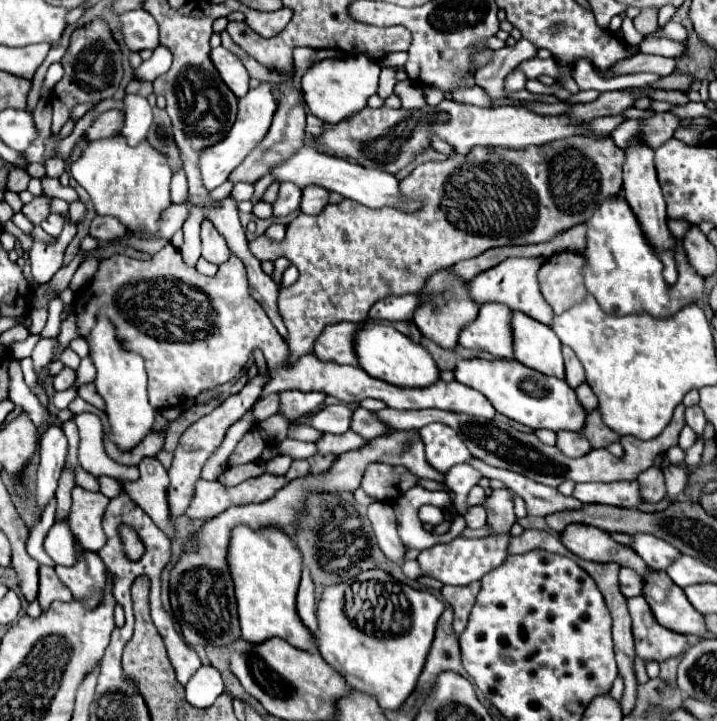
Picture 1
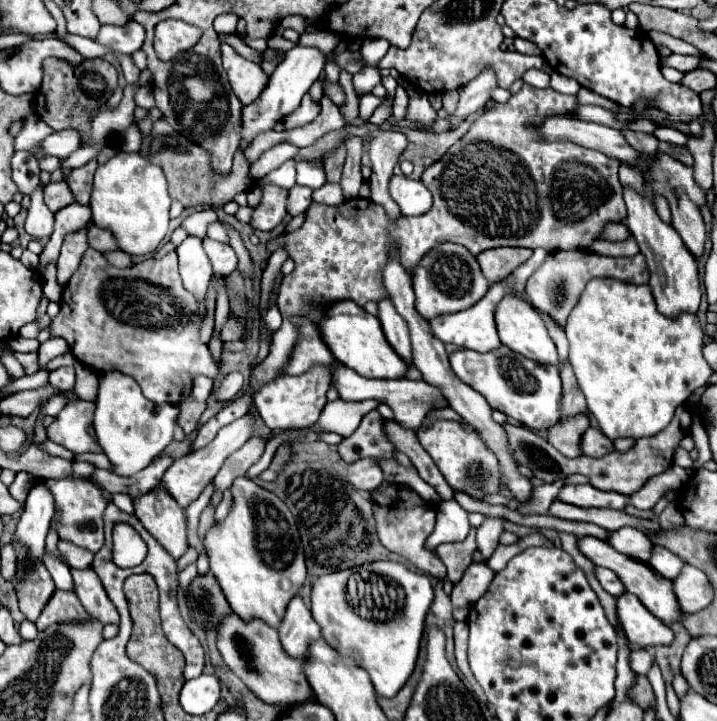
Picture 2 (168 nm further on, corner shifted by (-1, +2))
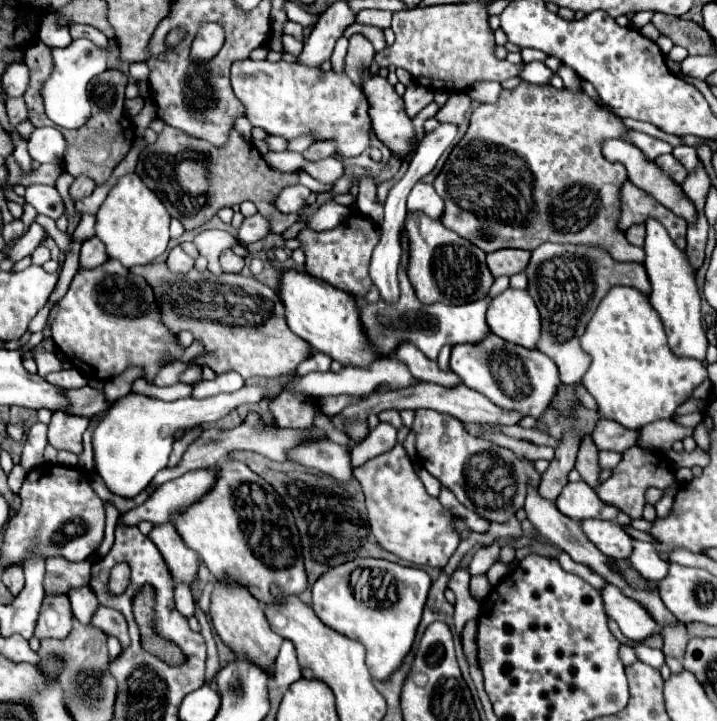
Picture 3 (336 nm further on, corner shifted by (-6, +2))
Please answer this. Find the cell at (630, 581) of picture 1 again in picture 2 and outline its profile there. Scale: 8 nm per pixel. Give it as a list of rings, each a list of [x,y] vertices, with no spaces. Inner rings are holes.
[[[595,568],[595,574],[597,574],[601,586],[603,586],[611,596],[617,598],[617,596],[621,596],[621,594],[627,592],[625,586],[623,586],[623,582],[621,582],[613,572],[609,572],[607,568]]]

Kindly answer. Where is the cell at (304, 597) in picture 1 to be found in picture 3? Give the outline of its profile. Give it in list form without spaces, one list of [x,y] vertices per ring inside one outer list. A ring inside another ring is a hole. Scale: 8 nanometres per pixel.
[[[284,640],[278,656],[276,656],[276,664],[274,664],[274,680],[278,684],[278,688],[288,690],[290,684],[294,684],[296,680],[300,680],[300,666],[296,660],[296,652],[294,646],[288,644],[288,640]]]

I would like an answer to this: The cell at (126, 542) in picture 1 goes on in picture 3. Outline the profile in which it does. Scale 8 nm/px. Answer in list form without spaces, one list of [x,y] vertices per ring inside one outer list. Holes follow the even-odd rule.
[[[120,562],[112,568],[110,572],[110,580],[108,580],[108,590],[110,594],[124,594],[124,590],[128,588],[130,584],[130,568],[126,562]]]

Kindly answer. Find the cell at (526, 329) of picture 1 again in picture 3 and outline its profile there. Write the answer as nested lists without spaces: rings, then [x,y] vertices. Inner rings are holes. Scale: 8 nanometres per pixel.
[[[508,288],[502,294],[496,294],[488,304],[486,322],[500,338],[518,346],[536,348],[540,314],[526,290]]]

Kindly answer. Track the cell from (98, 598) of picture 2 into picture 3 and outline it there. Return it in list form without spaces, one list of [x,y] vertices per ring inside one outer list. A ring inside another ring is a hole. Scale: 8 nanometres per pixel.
[[[100,606],[96,610],[96,614],[92,616],[92,624],[96,628],[100,628],[102,632],[106,632],[106,636],[114,636],[120,640],[122,648],[128,648],[130,646],[130,636],[128,636],[128,624],[126,624],[126,618],[114,610],[114,608],[106,608],[106,606]]]

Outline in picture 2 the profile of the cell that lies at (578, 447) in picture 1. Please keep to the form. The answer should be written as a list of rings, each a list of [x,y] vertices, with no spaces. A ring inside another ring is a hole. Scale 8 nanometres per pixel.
[[[587,428],[581,442],[579,442],[579,448],[581,448],[581,454],[583,456],[593,456],[593,458],[599,458],[599,456],[605,456],[613,450],[613,442],[597,428]]]

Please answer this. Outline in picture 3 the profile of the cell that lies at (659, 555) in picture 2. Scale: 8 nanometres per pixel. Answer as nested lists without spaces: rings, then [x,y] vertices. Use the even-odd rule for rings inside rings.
[[[632,542],[632,554],[626,558],[628,564],[648,582],[660,582],[666,576],[668,562],[660,560],[654,552],[654,546],[648,542]]]

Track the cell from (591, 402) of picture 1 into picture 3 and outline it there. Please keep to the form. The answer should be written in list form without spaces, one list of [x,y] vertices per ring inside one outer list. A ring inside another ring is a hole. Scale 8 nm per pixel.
[[[594,442],[586,444],[586,448],[578,450],[578,460],[576,460],[576,470],[580,472],[582,480],[590,486],[596,488],[600,484],[600,466],[598,466],[598,448]]]

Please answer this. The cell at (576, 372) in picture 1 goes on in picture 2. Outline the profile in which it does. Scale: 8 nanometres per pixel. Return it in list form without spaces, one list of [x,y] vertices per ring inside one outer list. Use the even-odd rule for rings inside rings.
[[[569,360],[563,362],[561,366],[561,380],[563,380],[563,416],[569,416],[569,414],[577,414],[577,412],[583,412],[587,408],[585,404],[585,396],[577,384],[577,378],[575,378],[575,372],[573,372],[573,366],[569,364]]]

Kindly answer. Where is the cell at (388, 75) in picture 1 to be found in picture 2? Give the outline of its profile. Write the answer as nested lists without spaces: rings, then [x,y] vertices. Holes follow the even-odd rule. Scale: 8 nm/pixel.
[[[388,97],[383,103],[374,111],[369,121],[375,125],[382,125],[392,113],[392,103]]]

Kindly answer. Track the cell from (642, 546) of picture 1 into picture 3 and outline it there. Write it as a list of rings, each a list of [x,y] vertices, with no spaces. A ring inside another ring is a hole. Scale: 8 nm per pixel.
[[[582,520],[582,532],[586,538],[608,558],[622,560],[630,556],[630,536],[616,522]]]

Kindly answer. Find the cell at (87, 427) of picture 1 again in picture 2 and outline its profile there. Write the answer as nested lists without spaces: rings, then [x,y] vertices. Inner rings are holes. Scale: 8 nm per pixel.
[[[75,462],[73,464],[73,476],[65,478],[65,480],[47,480],[47,486],[51,488],[53,496],[55,496],[55,506],[61,510],[61,520],[59,520],[59,538],[63,540],[71,540],[73,544],[87,548],[91,552],[97,552],[103,546],[103,510],[107,508],[107,498],[103,496],[103,492],[91,484],[89,480],[85,480],[85,476],[93,474],[95,464],[91,462]]]

